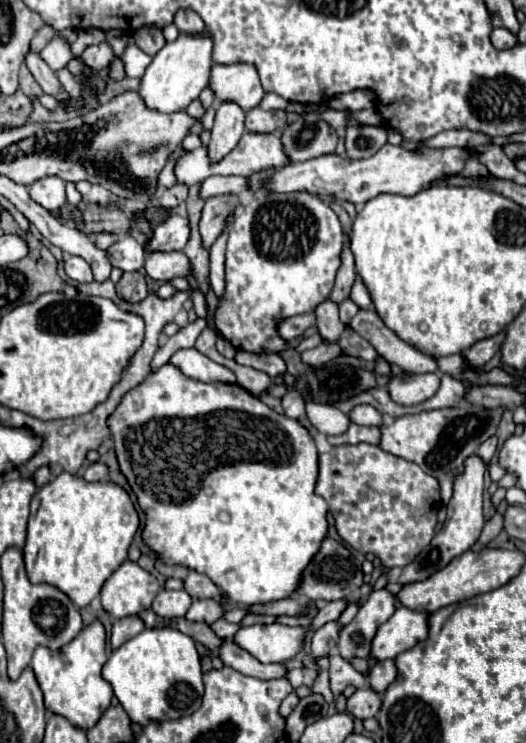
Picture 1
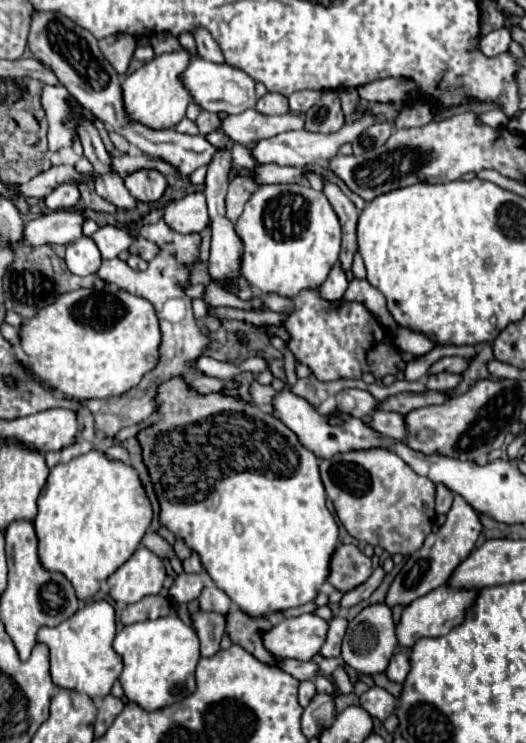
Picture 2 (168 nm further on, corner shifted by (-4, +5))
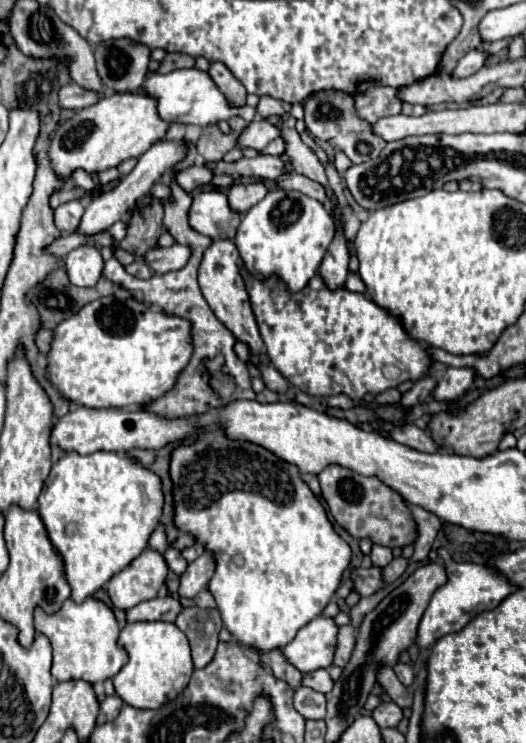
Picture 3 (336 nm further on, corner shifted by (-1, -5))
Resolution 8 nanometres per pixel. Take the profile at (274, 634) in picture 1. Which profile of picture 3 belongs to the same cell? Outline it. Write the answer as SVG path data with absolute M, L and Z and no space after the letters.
M319 615L299 629L295 639L283 647L283 655L301 673L329 667L335 653L335 635L337 625L333 619Z

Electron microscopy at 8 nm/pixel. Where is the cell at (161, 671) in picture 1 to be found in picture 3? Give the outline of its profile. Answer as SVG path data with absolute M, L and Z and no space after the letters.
M129 623L119 635L119 647L129 655L127 665L115 675L115 693L135 709L159 709L163 703L175 699L189 683L193 673L191 647L175 623Z

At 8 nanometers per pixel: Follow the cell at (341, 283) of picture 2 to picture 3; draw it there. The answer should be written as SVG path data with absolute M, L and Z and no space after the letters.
M337 233L333 243L327 249L327 255L319 267L319 275L323 277L325 285L335 291L339 287L345 287L345 279L349 275L347 271L349 265L349 253L347 253L347 243L343 233Z

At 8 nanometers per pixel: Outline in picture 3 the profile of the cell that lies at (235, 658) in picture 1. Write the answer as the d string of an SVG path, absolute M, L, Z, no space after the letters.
M319 669L319 671L313 671L313 673L305 673L301 685L311 687L311 689L315 689L319 693L327 693L327 691L331 691L333 681L331 681L327 669Z

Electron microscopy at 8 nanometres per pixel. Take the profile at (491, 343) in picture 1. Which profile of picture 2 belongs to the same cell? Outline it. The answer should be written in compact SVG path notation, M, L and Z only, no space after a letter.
M442 357L440 361L436 361L428 369L428 375L442 373L442 371L448 371L448 373L464 373L468 367L470 367L470 361L464 359L464 357Z

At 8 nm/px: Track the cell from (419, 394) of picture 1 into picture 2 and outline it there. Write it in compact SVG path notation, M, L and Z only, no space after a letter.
M438 373L438 375L430 375L426 387L432 391L454 391L456 385L460 383L460 375L452 375L452 373Z

